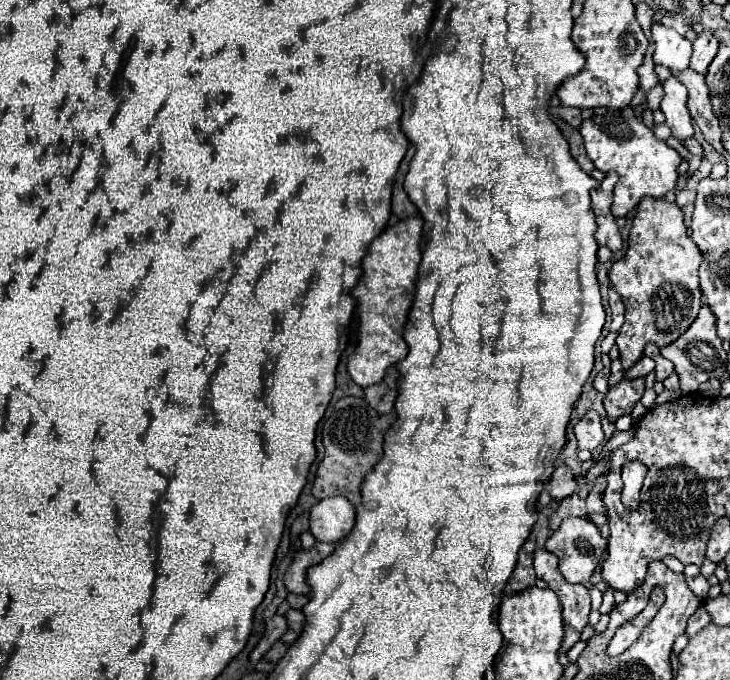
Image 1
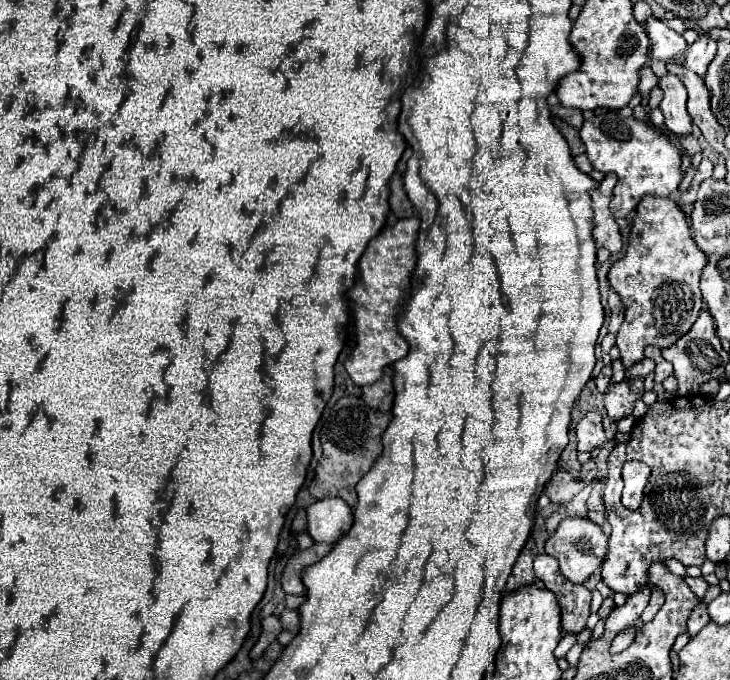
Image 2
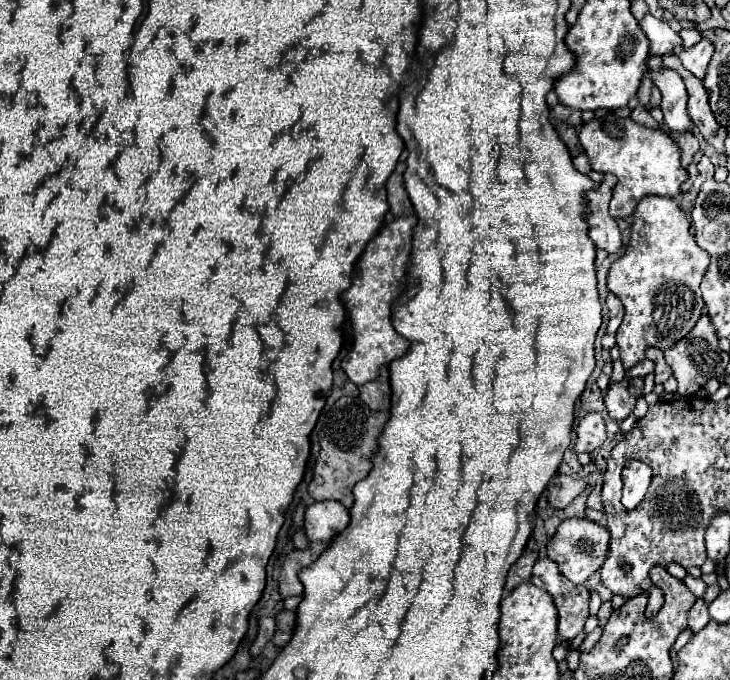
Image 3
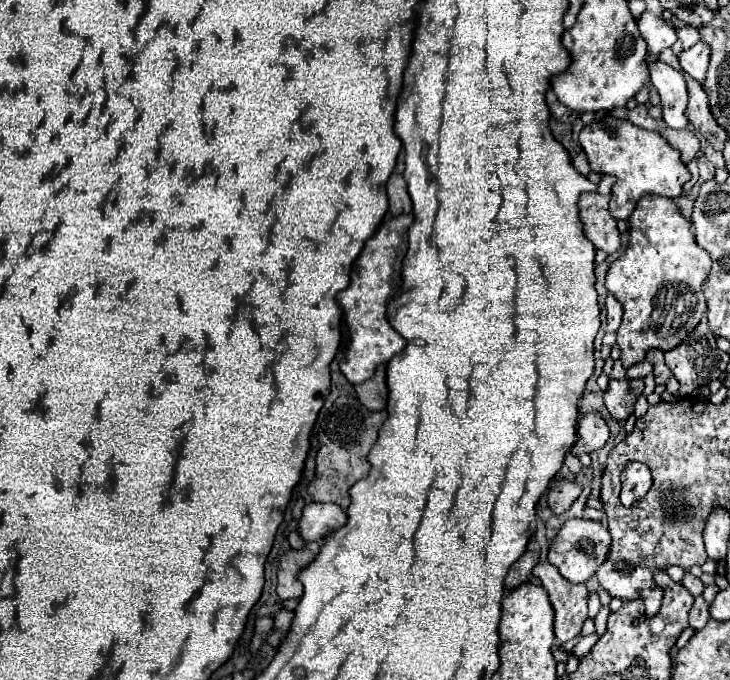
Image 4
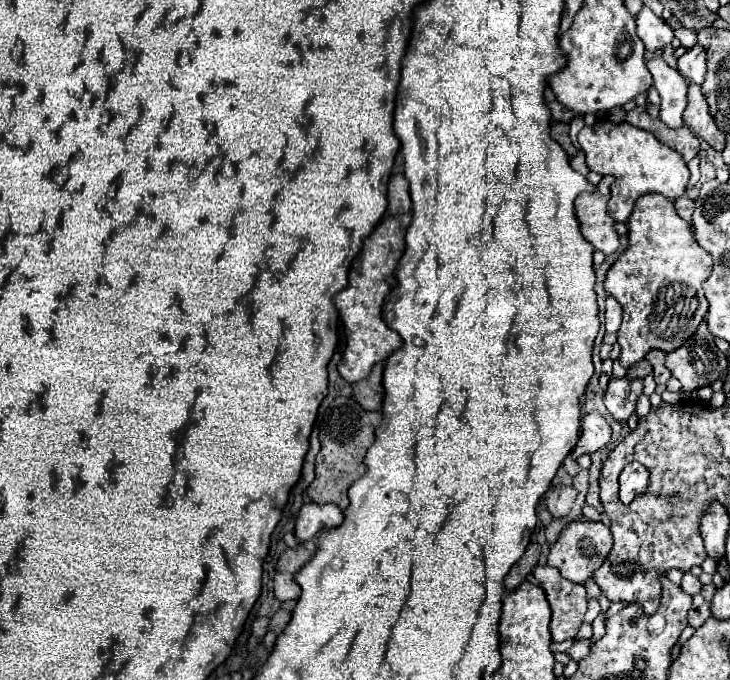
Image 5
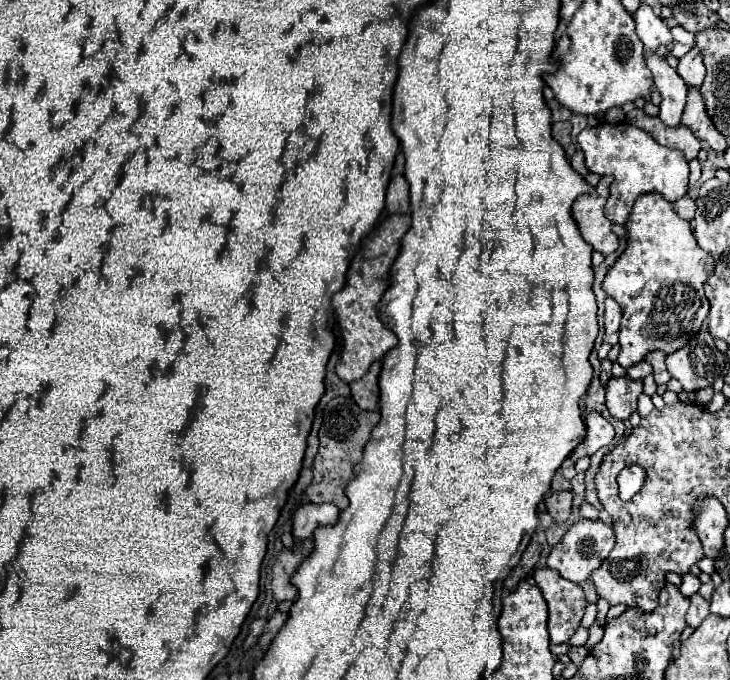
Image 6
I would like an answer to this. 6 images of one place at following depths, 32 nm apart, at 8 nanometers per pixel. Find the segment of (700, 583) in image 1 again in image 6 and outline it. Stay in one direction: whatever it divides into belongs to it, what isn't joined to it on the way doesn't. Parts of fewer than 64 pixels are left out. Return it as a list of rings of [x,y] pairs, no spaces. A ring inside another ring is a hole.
[[[684,574],[682,576],[682,586],[678,588],[684,596],[692,596],[692,594],[696,594],[698,592],[698,588],[700,588],[700,580],[696,578],[696,576],[692,576],[692,574]]]

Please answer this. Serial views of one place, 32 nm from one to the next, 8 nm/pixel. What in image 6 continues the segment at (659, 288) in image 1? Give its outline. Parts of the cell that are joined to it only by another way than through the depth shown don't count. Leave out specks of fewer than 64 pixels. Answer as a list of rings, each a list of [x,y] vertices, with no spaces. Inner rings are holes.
[[[642,194],[634,202],[626,238],[626,250],[602,282],[602,290],[622,308],[618,356],[622,368],[642,362],[652,350],[672,354],[698,334],[710,310],[702,286],[714,272],[714,258],[698,246],[690,224],[660,194]]]

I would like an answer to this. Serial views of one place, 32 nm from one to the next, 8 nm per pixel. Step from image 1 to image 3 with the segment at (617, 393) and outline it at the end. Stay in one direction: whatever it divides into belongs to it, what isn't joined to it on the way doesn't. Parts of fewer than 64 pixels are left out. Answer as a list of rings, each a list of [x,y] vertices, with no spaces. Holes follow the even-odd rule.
[[[624,378],[620,382],[610,382],[608,392],[604,394],[604,404],[608,408],[610,418],[622,422],[624,418],[628,418],[634,410],[636,400],[642,396],[642,388],[644,382],[640,378]]]

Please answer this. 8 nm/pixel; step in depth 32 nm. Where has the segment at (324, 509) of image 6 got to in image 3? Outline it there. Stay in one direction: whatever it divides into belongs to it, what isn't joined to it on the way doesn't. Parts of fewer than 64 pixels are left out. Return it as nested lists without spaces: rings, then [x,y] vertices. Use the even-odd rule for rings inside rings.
[[[314,502],[304,512],[304,534],[310,542],[328,542],[348,526],[348,520],[348,510],[340,502]]]

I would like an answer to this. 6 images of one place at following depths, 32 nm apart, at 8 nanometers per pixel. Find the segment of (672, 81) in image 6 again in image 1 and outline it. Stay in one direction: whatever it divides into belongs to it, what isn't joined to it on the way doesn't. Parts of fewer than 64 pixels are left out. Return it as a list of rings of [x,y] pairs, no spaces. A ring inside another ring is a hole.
[[[674,76],[664,80],[662,88],[666,94],[664,94],[664,100],[660,104],[660,110],[666,116],[666,126],[672,130],[672,136],[676,136],[680,142],[684,142],[686,138],[694,136],[692,118],[690,118],[690,112],[686,108],[688,92],[686,92],[684,84],[680,84]]]

